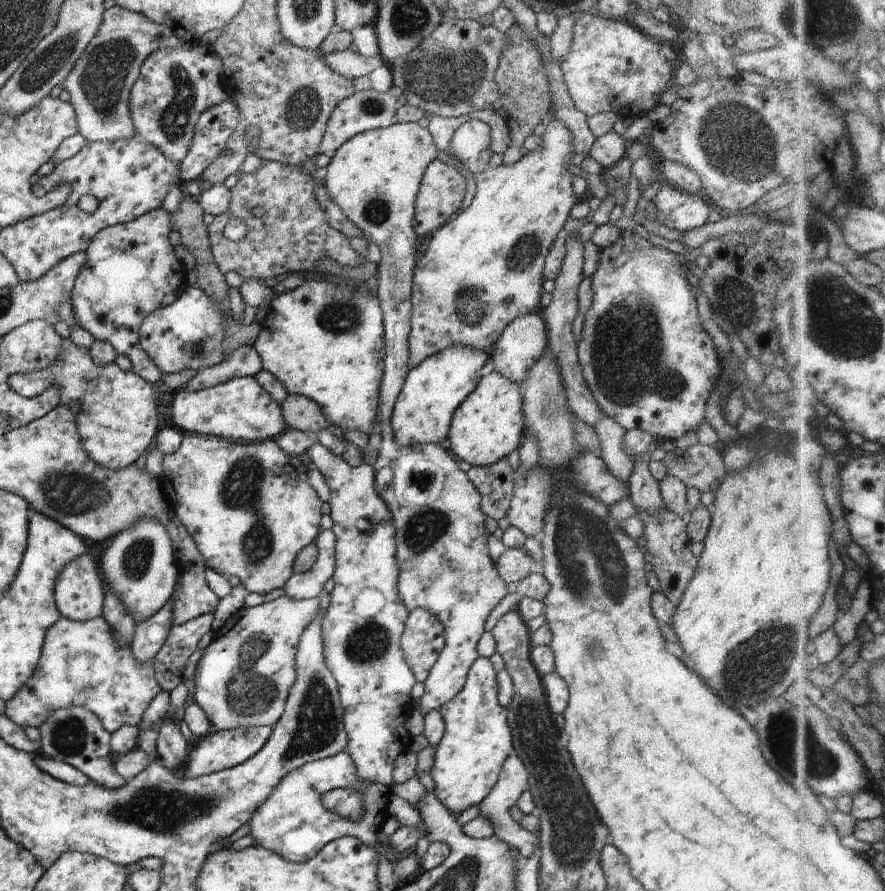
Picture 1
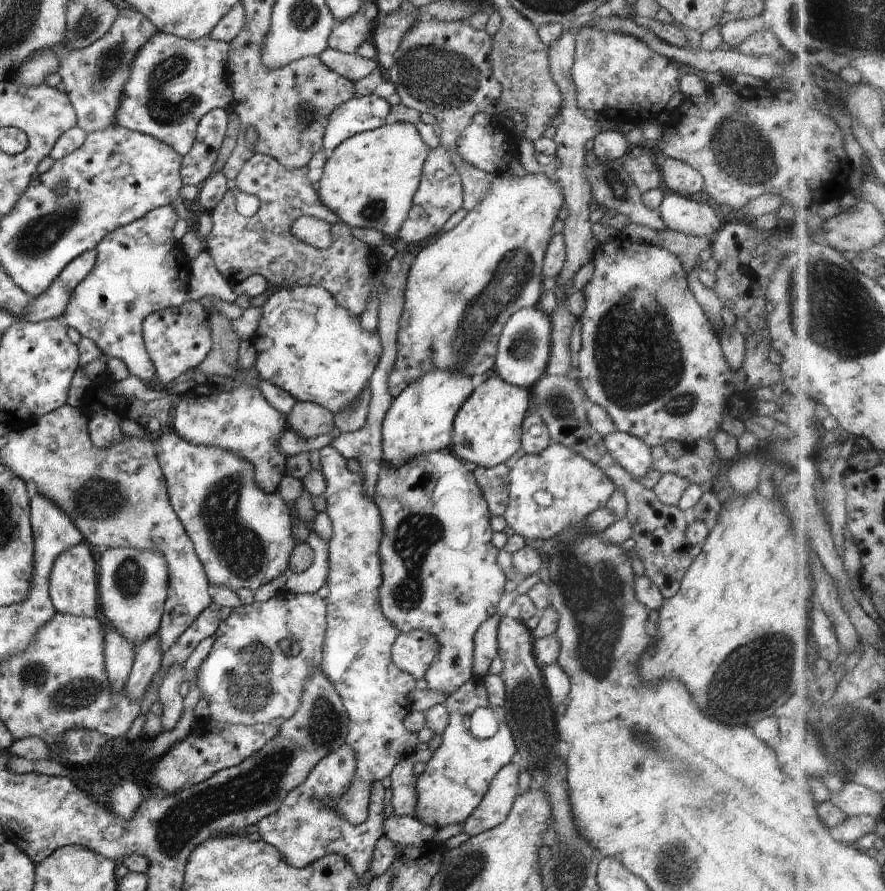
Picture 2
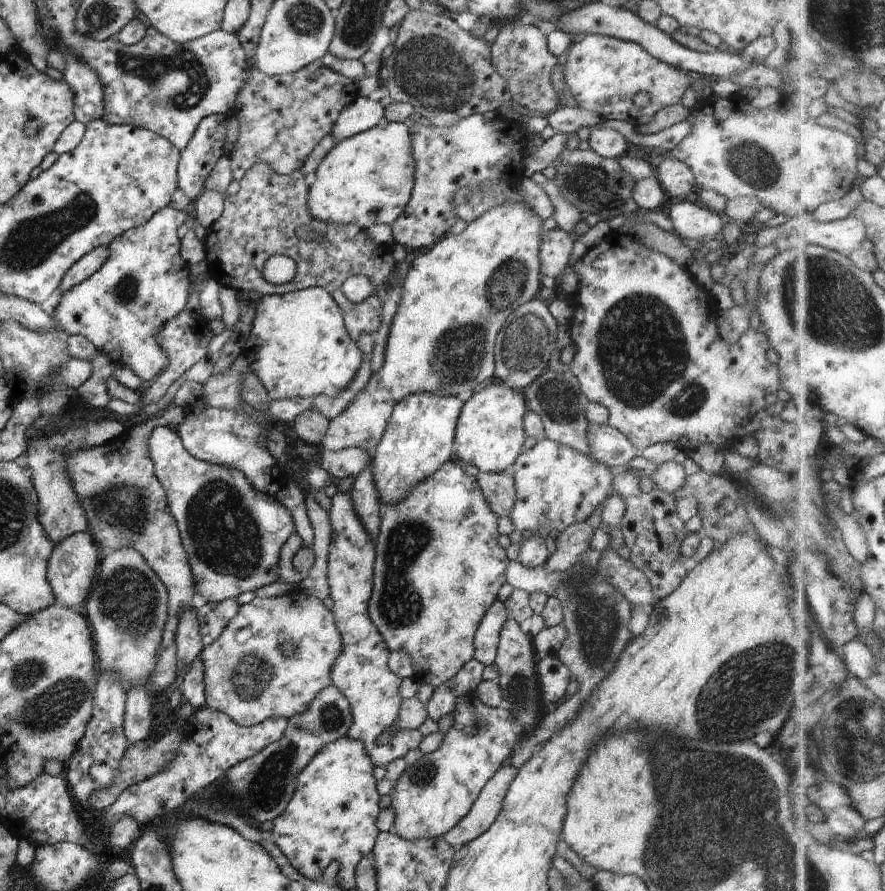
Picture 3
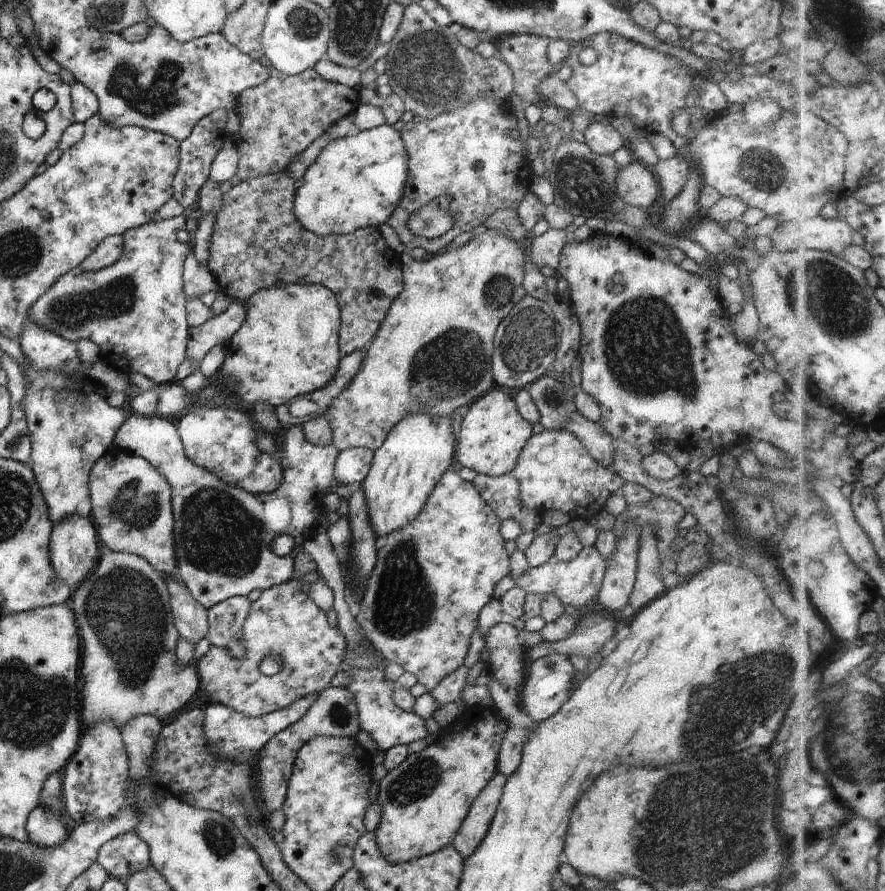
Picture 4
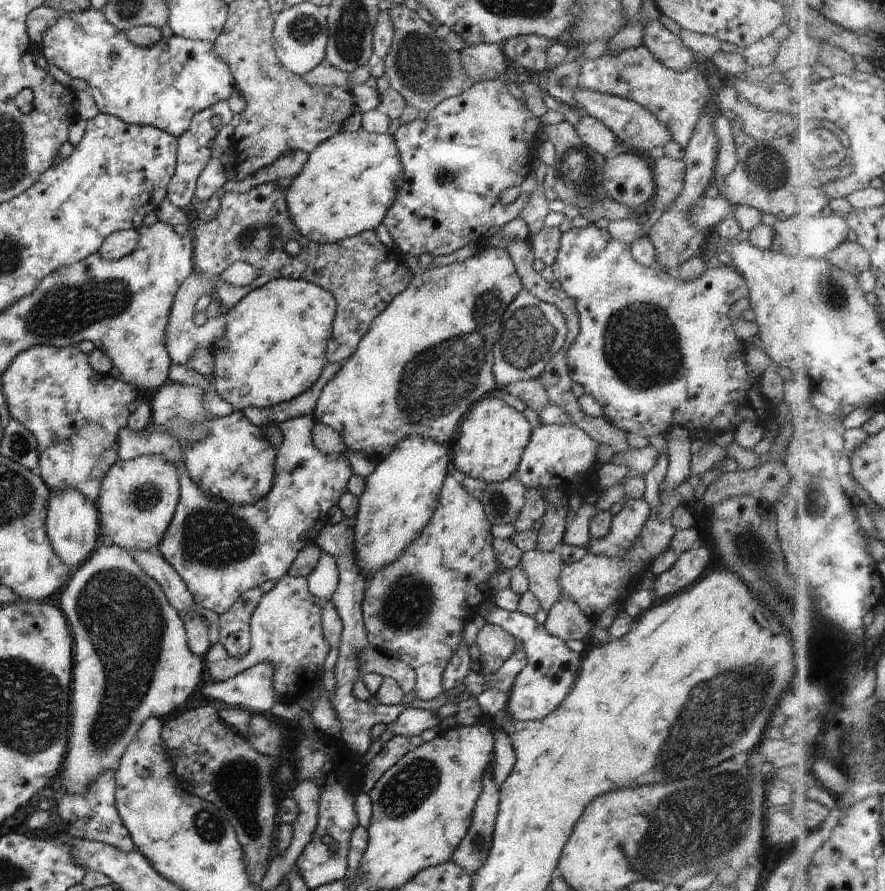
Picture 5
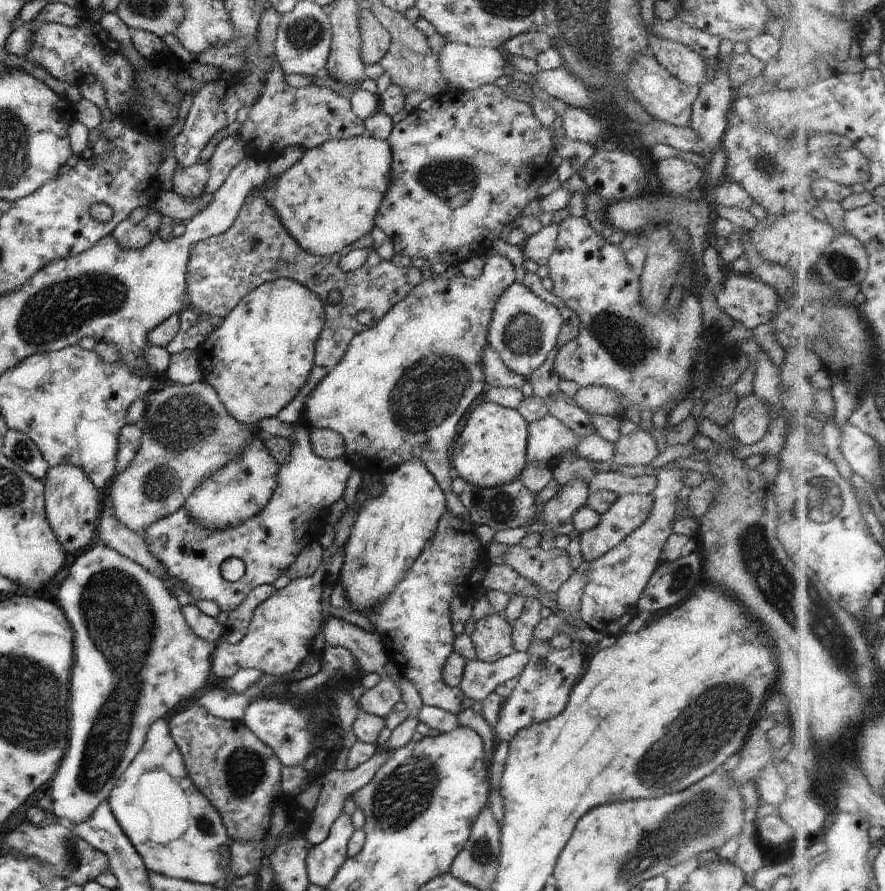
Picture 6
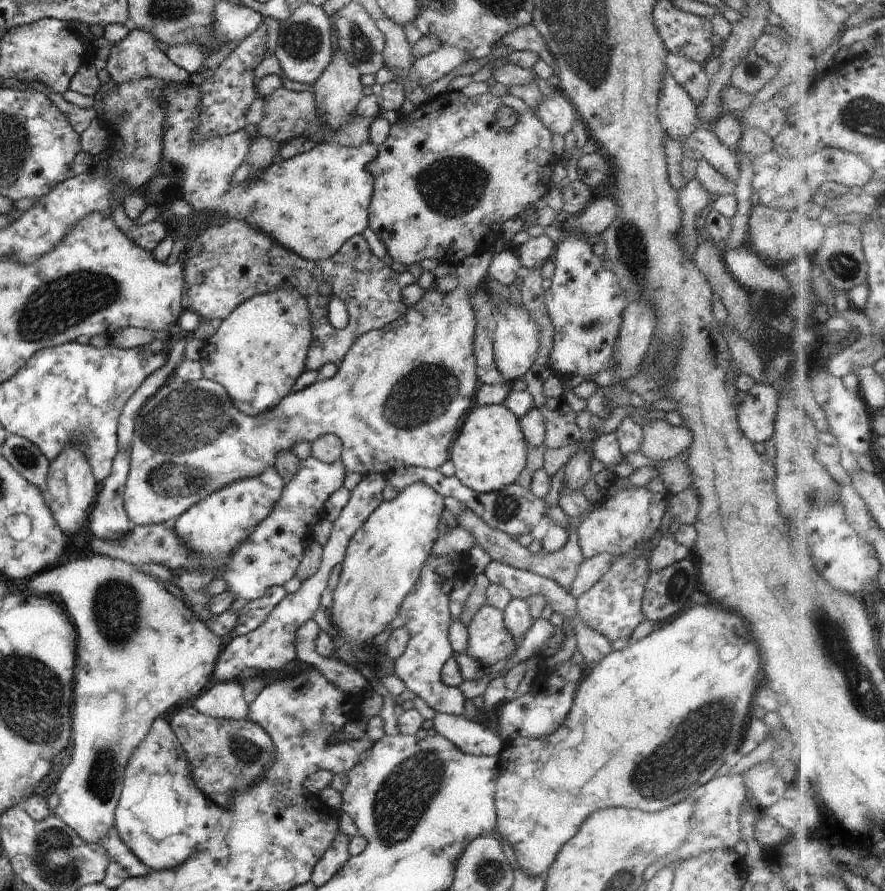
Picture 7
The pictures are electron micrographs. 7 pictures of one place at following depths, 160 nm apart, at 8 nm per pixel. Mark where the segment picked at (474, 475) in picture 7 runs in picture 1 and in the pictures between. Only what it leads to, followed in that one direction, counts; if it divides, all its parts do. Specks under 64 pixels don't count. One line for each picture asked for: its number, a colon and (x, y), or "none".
1: (489, 425)
2: (486, 431)
3: (489, 434)
4: (492, 435)
5: (488, 445)
6: (491, 451)

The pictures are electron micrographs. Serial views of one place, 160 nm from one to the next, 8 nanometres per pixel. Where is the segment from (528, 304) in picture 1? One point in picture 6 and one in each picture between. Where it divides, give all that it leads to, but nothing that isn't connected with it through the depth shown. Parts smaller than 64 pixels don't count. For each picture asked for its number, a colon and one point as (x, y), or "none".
2: (461, 290)
3: (455, 298)
4: (432, 354)
5: (427, 358)
6: (379, 397)

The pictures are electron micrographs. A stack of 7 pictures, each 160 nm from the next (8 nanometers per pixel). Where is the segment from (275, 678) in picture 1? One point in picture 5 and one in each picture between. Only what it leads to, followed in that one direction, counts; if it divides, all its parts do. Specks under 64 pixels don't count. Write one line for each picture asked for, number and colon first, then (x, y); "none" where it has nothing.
2: (263, 654)
3: (272, 659)
4: (283, 622)
5: (286, 632)

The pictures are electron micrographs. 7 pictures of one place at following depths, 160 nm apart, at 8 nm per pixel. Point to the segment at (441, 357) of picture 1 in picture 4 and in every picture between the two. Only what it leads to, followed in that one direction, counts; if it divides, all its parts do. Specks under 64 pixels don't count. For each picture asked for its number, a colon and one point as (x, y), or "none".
2: (420, 419)
3: (419, 438)
4: (418, 450)

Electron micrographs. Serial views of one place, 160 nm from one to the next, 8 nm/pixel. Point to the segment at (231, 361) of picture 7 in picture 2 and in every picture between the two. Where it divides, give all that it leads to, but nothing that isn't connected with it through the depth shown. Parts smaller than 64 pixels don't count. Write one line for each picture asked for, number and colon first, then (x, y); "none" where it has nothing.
2: (308, 345)
3: (298, 346)
4: (288, 345)
5: (273, 349)
6: (257, 360)

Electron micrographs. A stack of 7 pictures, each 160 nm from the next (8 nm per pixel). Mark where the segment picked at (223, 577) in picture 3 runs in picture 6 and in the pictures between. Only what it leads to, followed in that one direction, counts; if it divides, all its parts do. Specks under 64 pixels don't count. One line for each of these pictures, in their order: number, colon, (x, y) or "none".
4: (222, 534)
5: (220, 551)
6: (268, 543)

